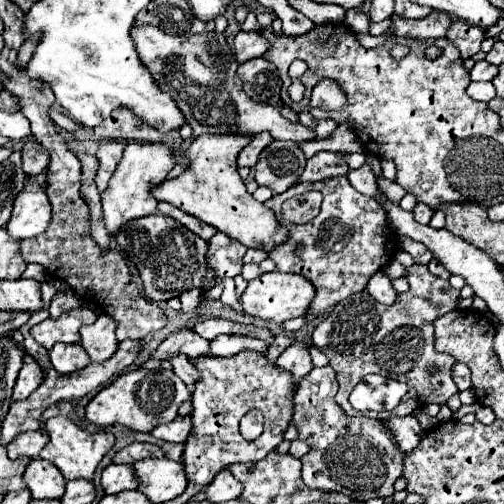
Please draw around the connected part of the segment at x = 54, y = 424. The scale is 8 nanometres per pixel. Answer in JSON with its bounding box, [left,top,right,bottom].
[40,417,114,481]

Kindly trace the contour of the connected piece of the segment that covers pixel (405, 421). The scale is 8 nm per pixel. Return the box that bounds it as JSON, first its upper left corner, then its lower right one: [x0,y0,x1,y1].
[384,415,424,451]

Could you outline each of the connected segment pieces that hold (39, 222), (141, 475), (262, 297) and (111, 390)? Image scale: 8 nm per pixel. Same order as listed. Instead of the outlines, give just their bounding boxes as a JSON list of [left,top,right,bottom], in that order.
[[6,183,50,241],[134,459,186,503],[240,271,314,323],[86,369,190,433]]

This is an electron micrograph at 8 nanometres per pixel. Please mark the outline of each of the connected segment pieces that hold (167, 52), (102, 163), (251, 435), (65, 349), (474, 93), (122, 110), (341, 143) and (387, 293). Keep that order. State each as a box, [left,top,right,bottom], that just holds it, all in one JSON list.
[[130,27,314,141],[94,141,124,193],[239,410,263,439],[50,343,90,373],[468,81,496,103],[94,107,182,145],[298,125,362,159],[366,271,396,305]]

